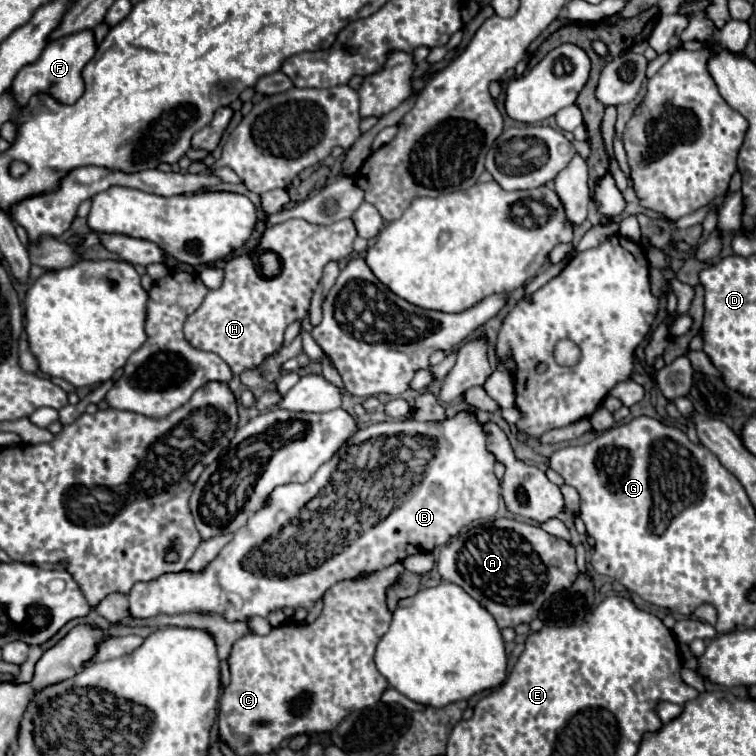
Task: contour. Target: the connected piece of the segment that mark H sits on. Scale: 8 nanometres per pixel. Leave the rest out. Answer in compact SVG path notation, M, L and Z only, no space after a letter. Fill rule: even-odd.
M350 218L324 228L308 224L306 220L286 220L268 226L256 250L234 256L224 266L224 284L218 290L210 290L202 306L188 316L184 322L186 340L198 350L218 354L234 374L258 366L282 346L282 336L288 324L306 316L326 262L338 262L350 256L356 236L358 232ZM258 252L274 252L280 258L278 276L266 278L260 274L256 262Z

